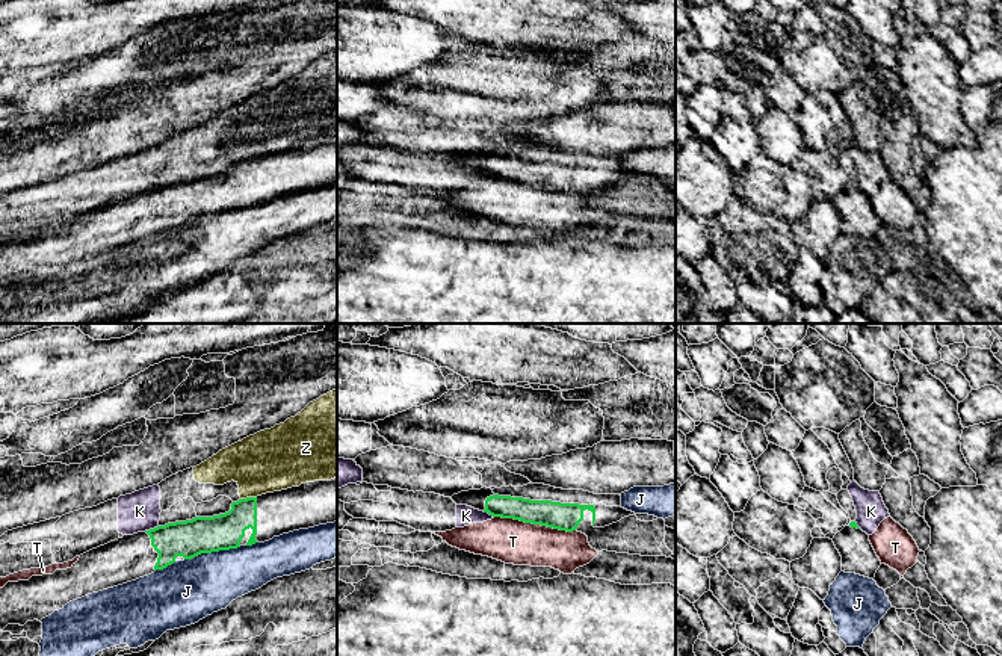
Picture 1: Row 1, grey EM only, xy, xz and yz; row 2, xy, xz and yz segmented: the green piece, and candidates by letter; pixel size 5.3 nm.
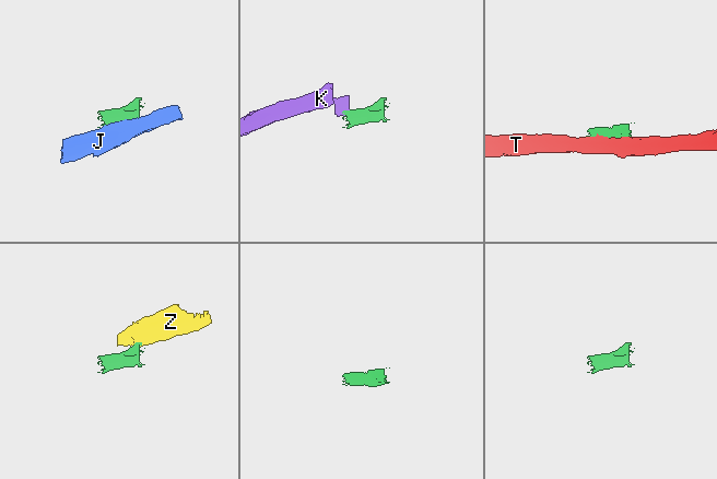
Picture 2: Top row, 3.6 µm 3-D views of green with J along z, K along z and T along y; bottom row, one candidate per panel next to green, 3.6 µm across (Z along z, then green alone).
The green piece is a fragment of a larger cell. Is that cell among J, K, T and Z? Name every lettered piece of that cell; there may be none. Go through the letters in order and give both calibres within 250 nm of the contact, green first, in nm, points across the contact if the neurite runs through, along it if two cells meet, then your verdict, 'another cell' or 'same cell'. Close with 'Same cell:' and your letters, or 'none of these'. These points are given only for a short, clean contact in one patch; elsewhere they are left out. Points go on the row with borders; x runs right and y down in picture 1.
J: 200 nm thick on the green side, 320 nm on the other; another cell
K: 200 nm thick on the green side, 220 nm on the other; border along xy (157, 525), (144, 531); another cell
T: 140 nm thick on the green side, 240 nm on the other; another cell
Z: 190 nm thick on the green side, 340 nm on the other; border along xy (256, 496), (241, 499); another cell
Same cell: none of these

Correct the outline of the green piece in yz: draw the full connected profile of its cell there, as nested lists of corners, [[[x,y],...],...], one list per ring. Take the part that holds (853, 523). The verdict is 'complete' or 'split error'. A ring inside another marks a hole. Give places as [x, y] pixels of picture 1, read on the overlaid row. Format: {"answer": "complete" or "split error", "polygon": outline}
{"answer": "split error", "polygon": [[[855,521],[837,532],[833,543],[842,556],[842,571],[869,579],[875,577],[881,561],[869,541],[869,535]]]}

